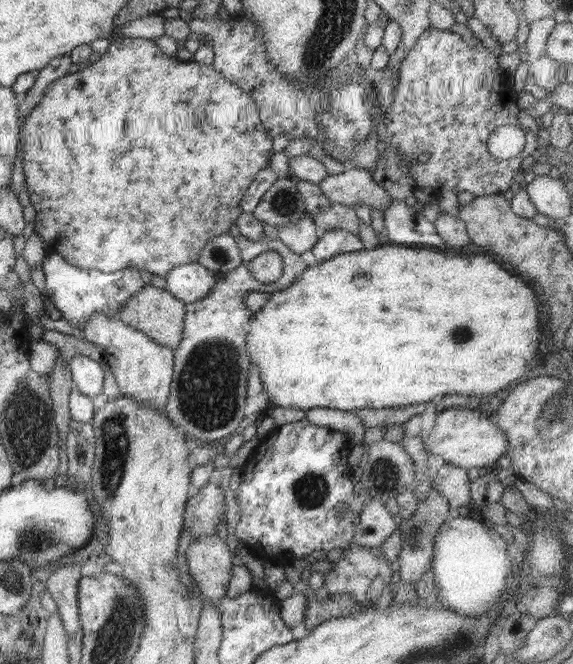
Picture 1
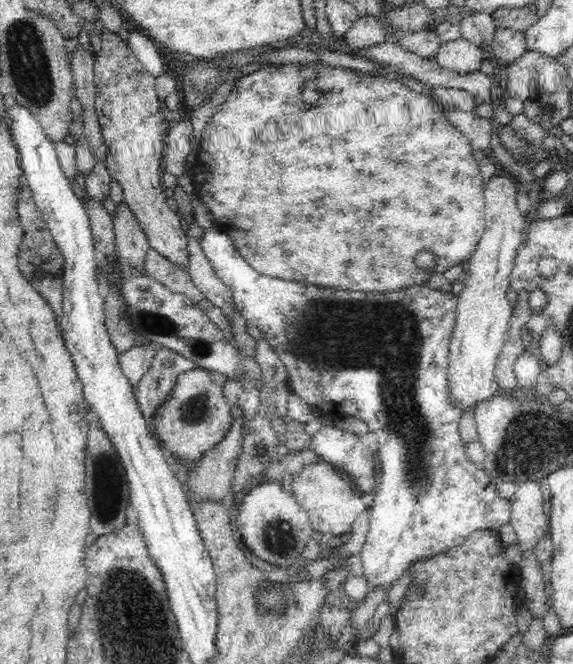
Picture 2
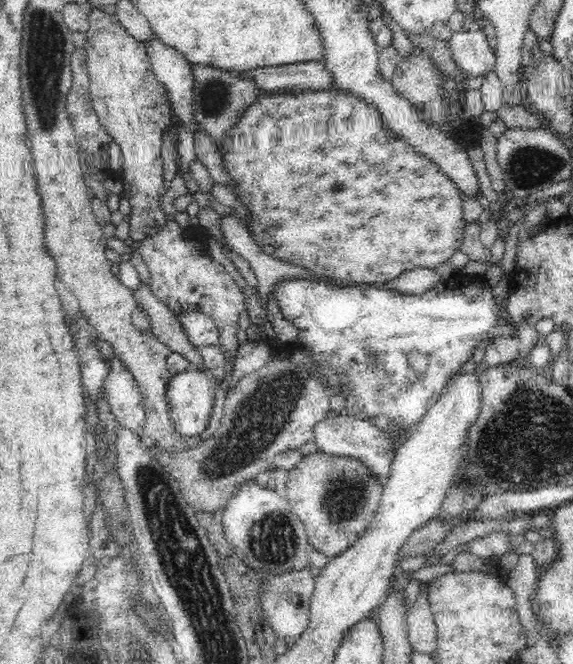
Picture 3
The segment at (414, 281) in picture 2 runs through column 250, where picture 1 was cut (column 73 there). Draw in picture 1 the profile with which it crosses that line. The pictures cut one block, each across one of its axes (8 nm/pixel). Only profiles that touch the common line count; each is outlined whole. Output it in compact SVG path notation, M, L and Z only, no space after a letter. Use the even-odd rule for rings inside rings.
M120 38L118 40L111 40L108 50L104 52L98 62L94 64L87 63L85 67L74 72L74 74L68 74L59 78L54 82L54 84L48 86L44 92L44 98L36 104L36 108L32 108L31 113L27 116L27 119L23 120L20 128L20 141L23 142L21 151L24 153L24 164L22 164L22 169L24 169L25 178L25 189L30 192L30 202L36 210L36 219L34 223L34 230L39 234L39 237L46 243L46 248L49 253L59 252L63 256L64 260L67 260L68 264L75 266L76 268L82 268L87 270L98 270L100 272L111 273L116 272L122 268L137 268L138 270L146 270L150 274L156 274L156 276L165 276L172 270L176 268L176 265L180 264L192 264L199 260L201 253L201 248L204 248L208 241L214 236L220 236L221 234L228 233L231 226L234 226L237 218L241 215L243 211L240 208L240 201L242 196L248 190L250 184L255 179L256 175L260 170L267 168L268 161L273 155L272 150L272 140L273 136L270 131L262 124L260 120L258 106L252 98L243 92L236 84L232 84L229 80L226 80L220 72L216 72L212 65L204 66L204 64L198 64L193 60L191 61L181 61L177 57L166 56L164 52L157 46L155 41L147 40L144 38Z

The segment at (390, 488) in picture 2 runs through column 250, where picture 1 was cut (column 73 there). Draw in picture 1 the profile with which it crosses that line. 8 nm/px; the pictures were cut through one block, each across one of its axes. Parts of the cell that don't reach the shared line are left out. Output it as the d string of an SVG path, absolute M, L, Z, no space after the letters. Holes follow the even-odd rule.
M59 252L49 253L41 262L41 266L45 274L49 309L80 330L86 328L87 322L95 314L105 314L108 318L115 318L126 300L145 285L137 268L122 268L111 273L76 268L68 264Z

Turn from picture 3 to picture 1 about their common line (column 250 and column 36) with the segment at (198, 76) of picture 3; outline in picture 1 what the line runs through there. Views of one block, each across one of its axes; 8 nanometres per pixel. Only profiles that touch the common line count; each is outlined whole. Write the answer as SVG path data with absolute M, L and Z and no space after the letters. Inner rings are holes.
M68 55L54 58L48 66L42 68L38 72L38 77L34 82L34 85L28 90L26 94L25 102L19 107L19 120L20 124L31 113L32 108L36 108L36 104L44 98L44 92L48 86L54 84L56 80L66 76L70 73L70 66L72 66L72 60Z

